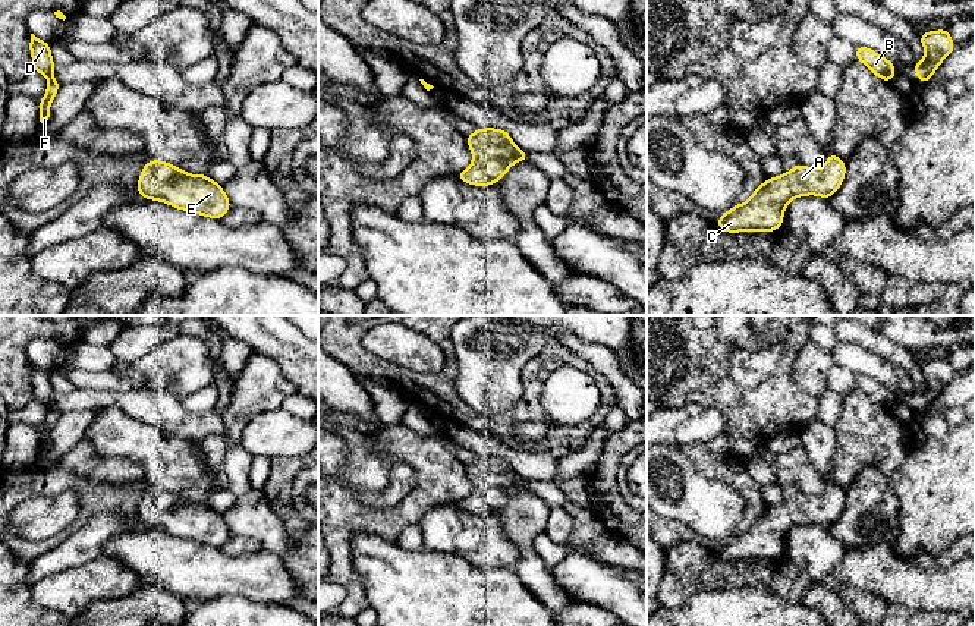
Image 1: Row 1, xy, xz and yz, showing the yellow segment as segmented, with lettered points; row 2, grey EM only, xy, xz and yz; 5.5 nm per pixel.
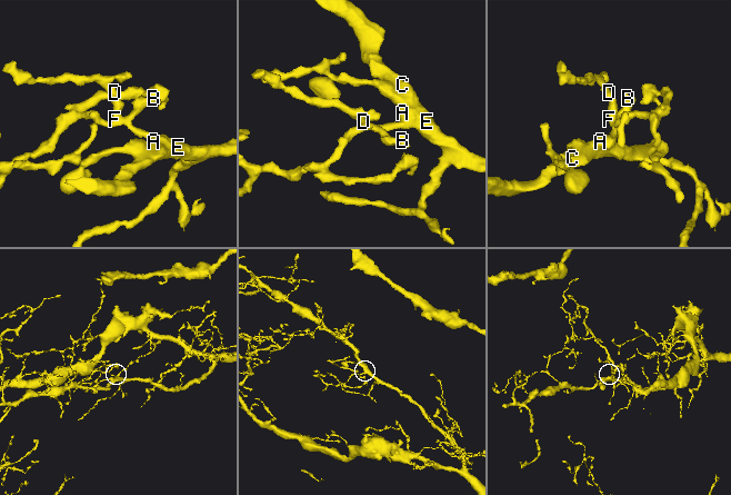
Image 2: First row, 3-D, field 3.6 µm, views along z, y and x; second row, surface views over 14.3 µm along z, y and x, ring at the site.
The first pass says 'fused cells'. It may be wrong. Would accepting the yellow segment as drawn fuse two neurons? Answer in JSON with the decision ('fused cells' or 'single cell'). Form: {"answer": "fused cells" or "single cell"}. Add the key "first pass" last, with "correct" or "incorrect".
{"answer": "single cell", "first pass": "incorrect"}

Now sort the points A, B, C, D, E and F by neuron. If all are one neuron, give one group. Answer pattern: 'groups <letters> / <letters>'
groups A B C D E F

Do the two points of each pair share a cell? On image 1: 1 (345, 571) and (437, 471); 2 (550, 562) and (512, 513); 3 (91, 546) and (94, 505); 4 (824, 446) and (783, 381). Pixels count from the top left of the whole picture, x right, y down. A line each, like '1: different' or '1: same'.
1: same
2: different
3: different
4: different

